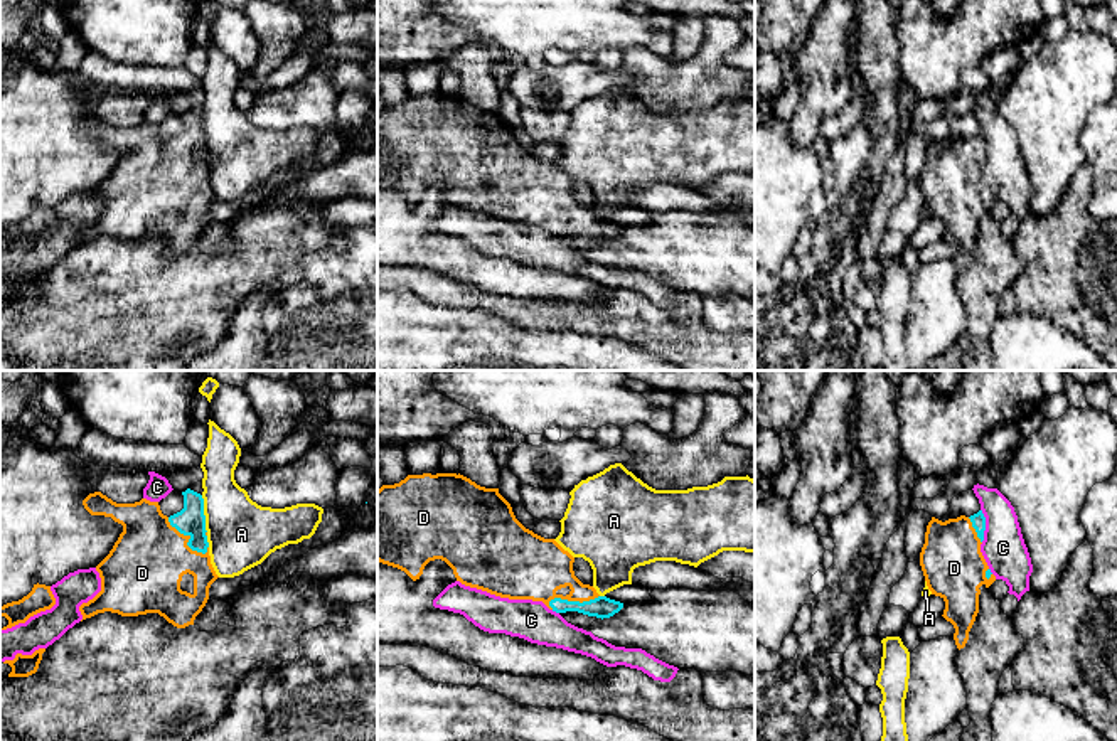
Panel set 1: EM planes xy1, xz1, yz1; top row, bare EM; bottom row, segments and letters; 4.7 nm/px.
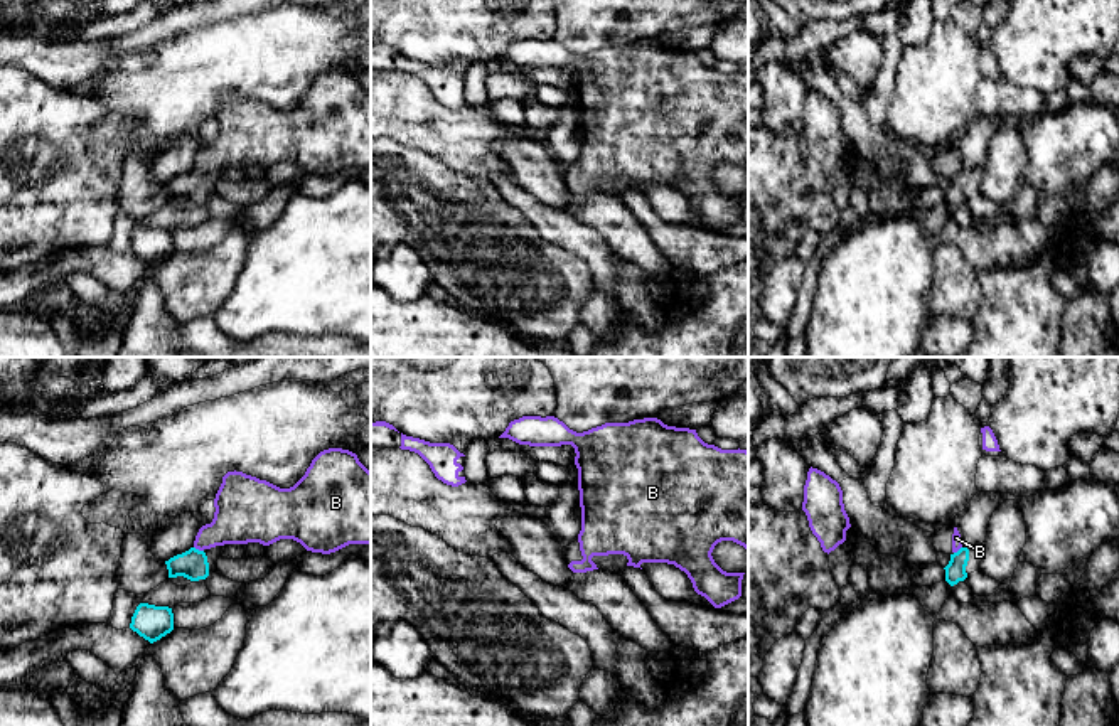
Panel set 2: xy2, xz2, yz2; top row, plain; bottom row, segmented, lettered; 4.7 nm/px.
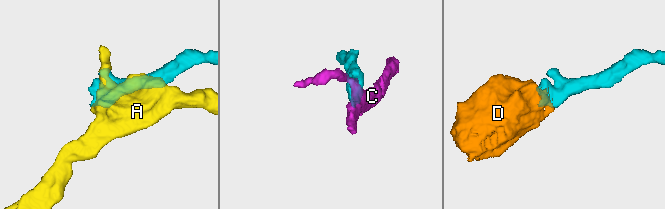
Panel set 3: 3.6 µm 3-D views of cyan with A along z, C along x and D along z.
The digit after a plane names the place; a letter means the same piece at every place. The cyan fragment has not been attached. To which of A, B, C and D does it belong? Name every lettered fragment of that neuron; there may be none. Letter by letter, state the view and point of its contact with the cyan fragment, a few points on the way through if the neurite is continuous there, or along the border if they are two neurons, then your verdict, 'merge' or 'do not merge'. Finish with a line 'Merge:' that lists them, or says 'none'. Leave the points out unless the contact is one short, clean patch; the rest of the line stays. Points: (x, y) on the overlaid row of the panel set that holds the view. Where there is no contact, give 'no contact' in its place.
A: xy1 (203, 514) | do not merge
B: xy2 (198, 549) | along xy2 (194, 546), (203, 551) | do not merge
C: yz1 (984, 526) | do not merge
D: xy1 (189, 539) | across xy1 (191, 521), (189, 539), (164, 548), (145, 566) | merge
Merge: D

